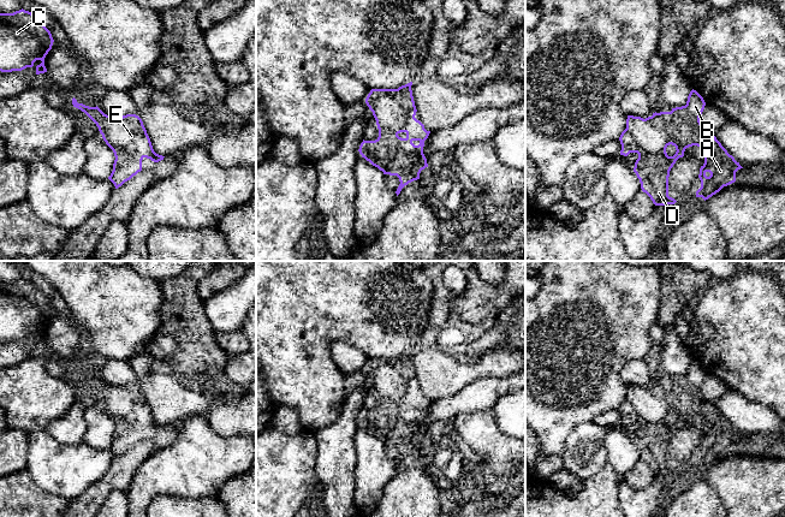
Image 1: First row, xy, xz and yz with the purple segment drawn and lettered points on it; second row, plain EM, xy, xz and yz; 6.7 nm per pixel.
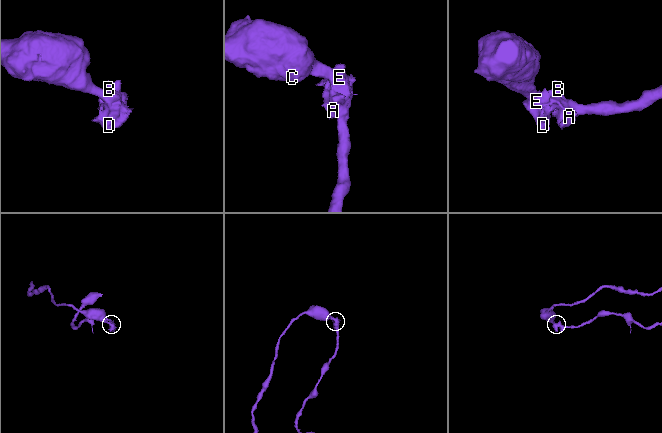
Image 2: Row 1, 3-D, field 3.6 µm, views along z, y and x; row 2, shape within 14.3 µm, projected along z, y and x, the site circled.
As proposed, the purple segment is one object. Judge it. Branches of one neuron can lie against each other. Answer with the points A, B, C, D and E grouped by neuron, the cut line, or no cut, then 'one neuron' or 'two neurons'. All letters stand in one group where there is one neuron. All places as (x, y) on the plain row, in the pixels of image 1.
A B C D E | no cut | one neuron

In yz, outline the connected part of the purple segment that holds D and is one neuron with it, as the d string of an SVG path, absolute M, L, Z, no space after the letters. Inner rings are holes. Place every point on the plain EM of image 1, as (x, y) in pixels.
M691 359L685 375L671 381L653 382L646 388L628 385L626 398L622 402L620 424L637 422L634 441L655 475L674 474L668 465L670 440L686 417L697 415L703 420L704 433L700 438L701 457L696 467L704 470L724 456L736 451L736 441L743 438L721 415L714 404L706 400L700 391L706 372ZM672 414L676 423L668 426L666 417Z

